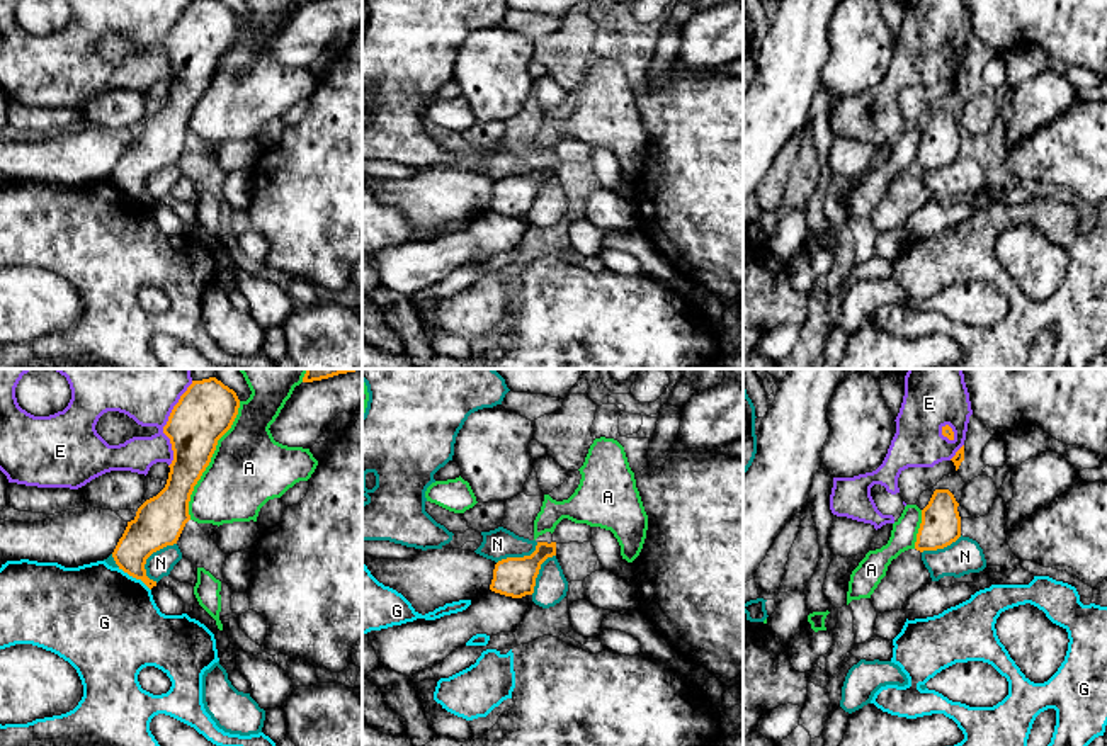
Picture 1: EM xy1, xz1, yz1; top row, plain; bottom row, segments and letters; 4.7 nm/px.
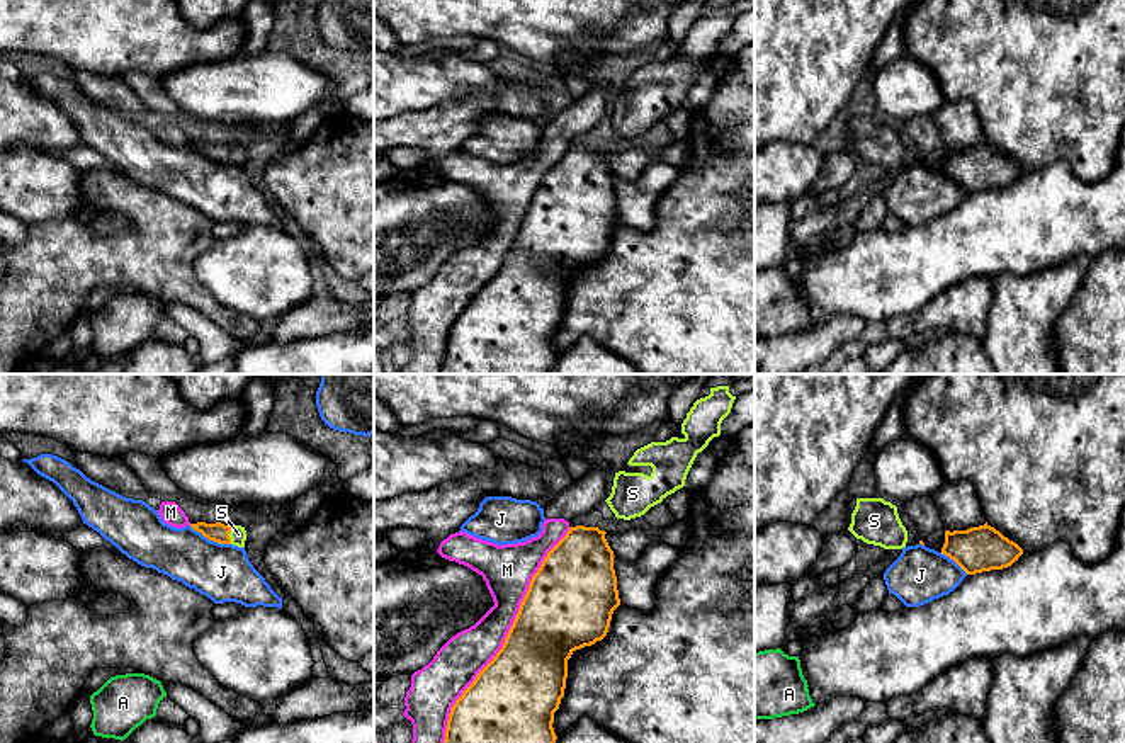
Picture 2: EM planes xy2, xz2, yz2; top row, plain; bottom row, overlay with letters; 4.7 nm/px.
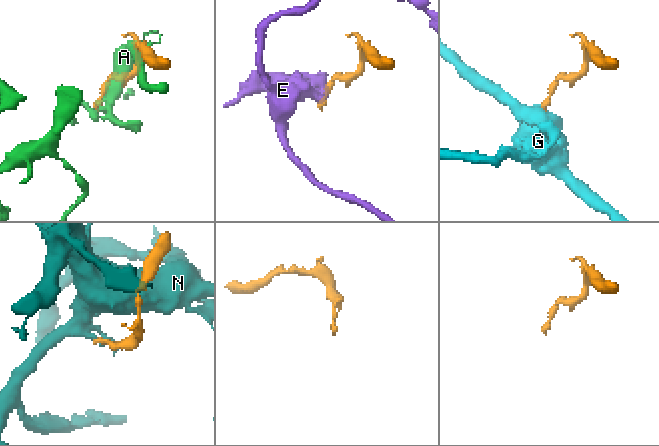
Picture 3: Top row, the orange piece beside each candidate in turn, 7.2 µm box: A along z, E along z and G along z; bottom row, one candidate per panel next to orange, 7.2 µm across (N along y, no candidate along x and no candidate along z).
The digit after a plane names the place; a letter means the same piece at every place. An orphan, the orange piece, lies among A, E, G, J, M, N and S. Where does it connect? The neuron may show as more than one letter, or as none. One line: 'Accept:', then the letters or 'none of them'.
Accept: S

